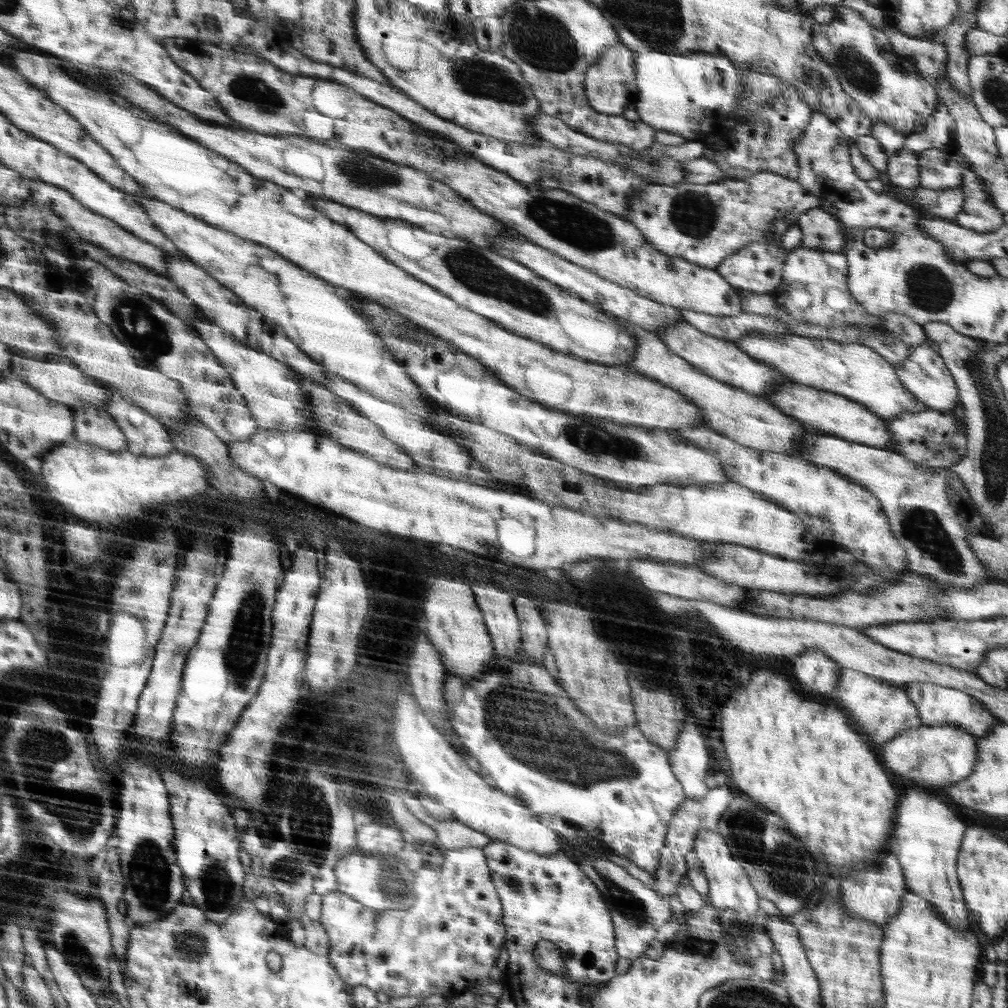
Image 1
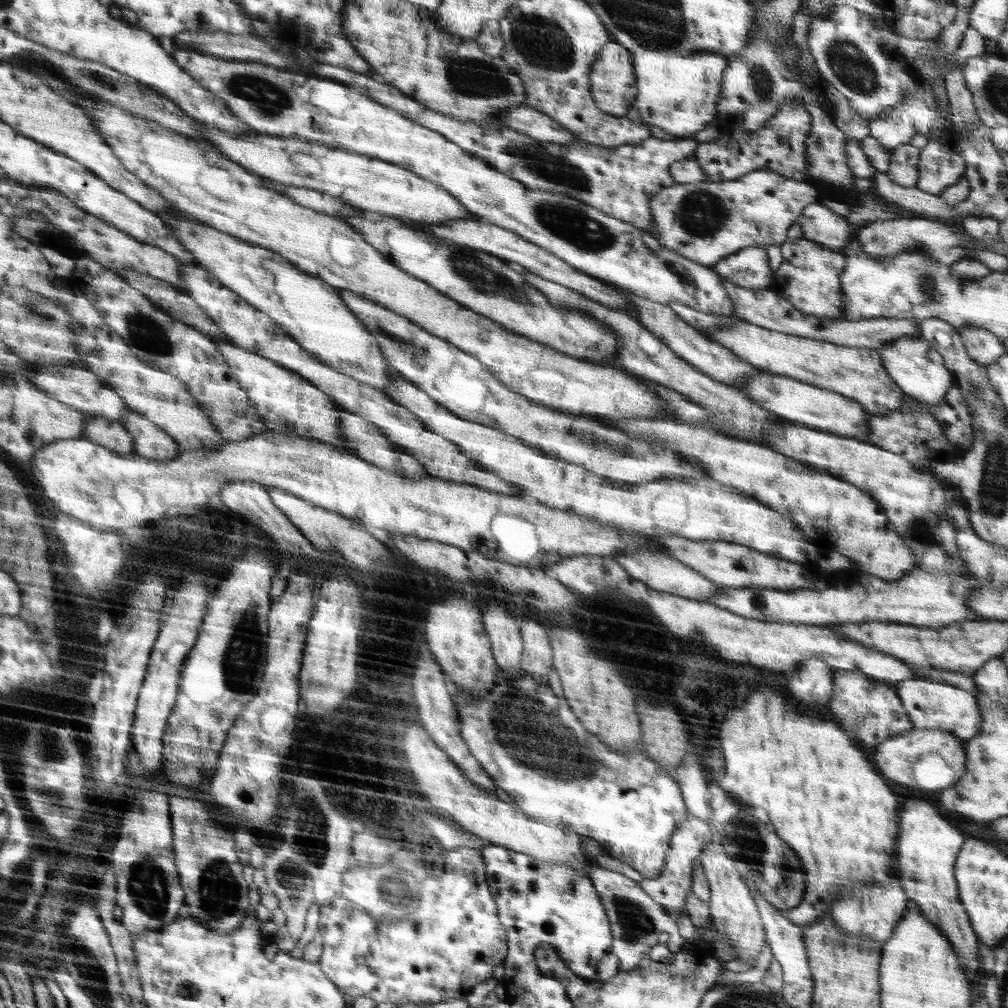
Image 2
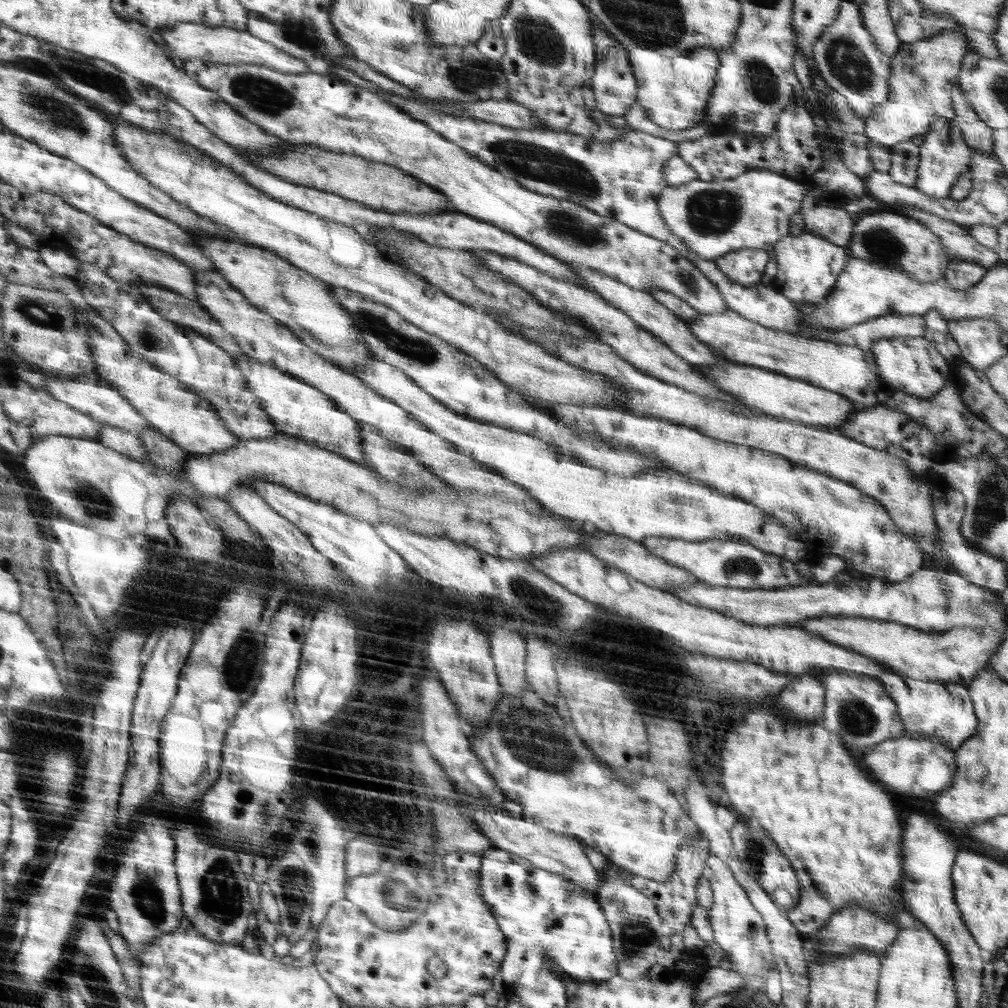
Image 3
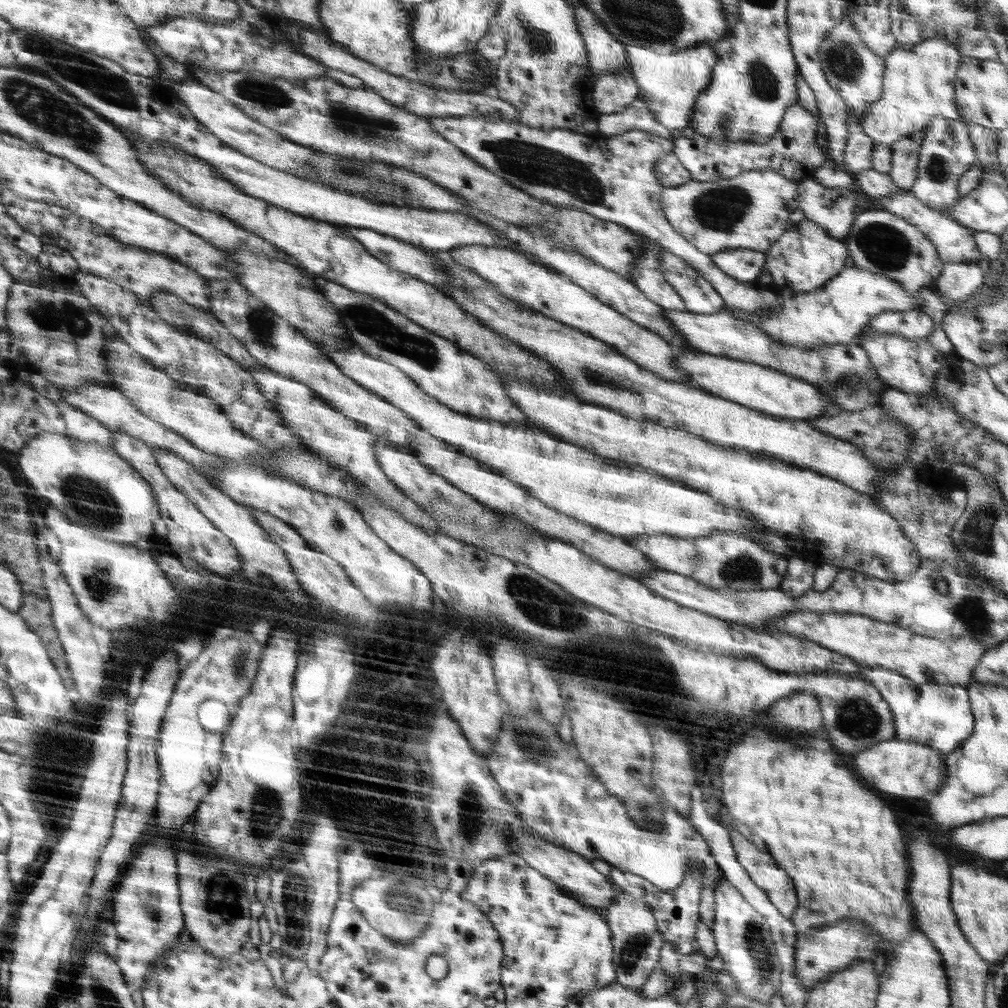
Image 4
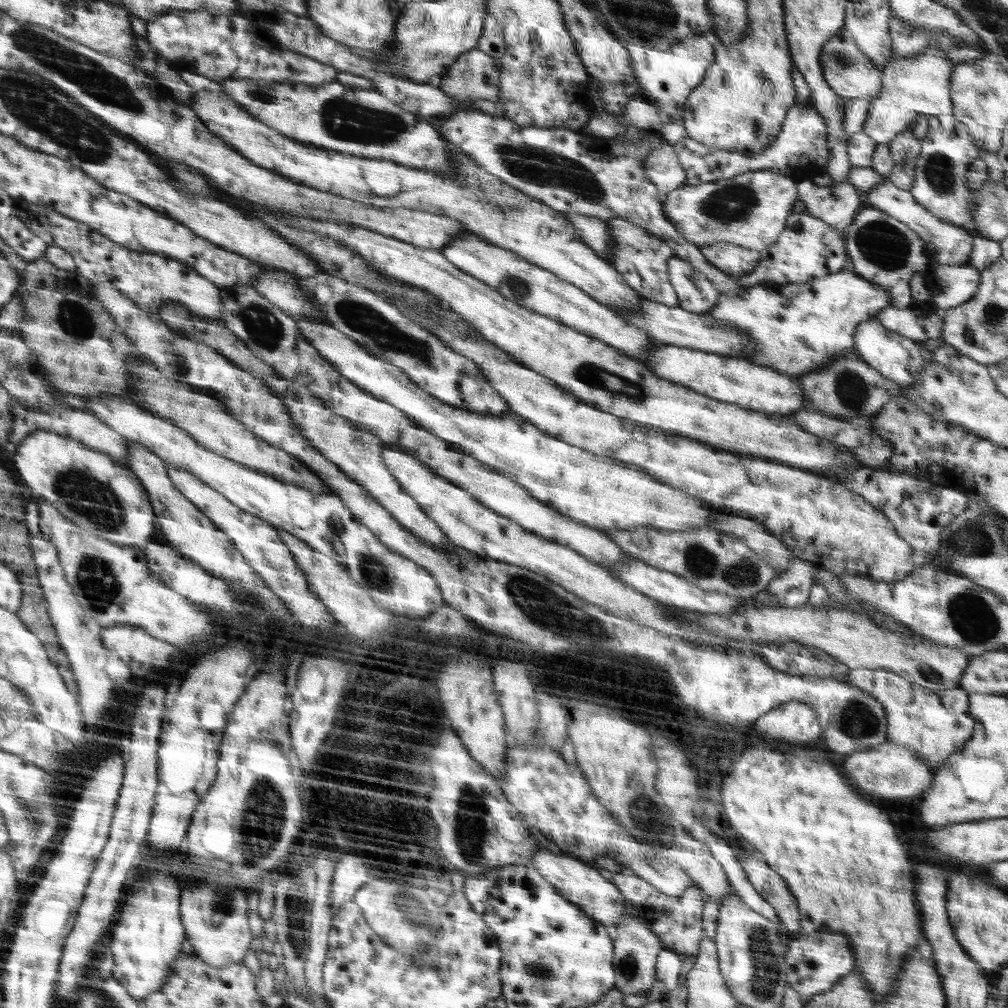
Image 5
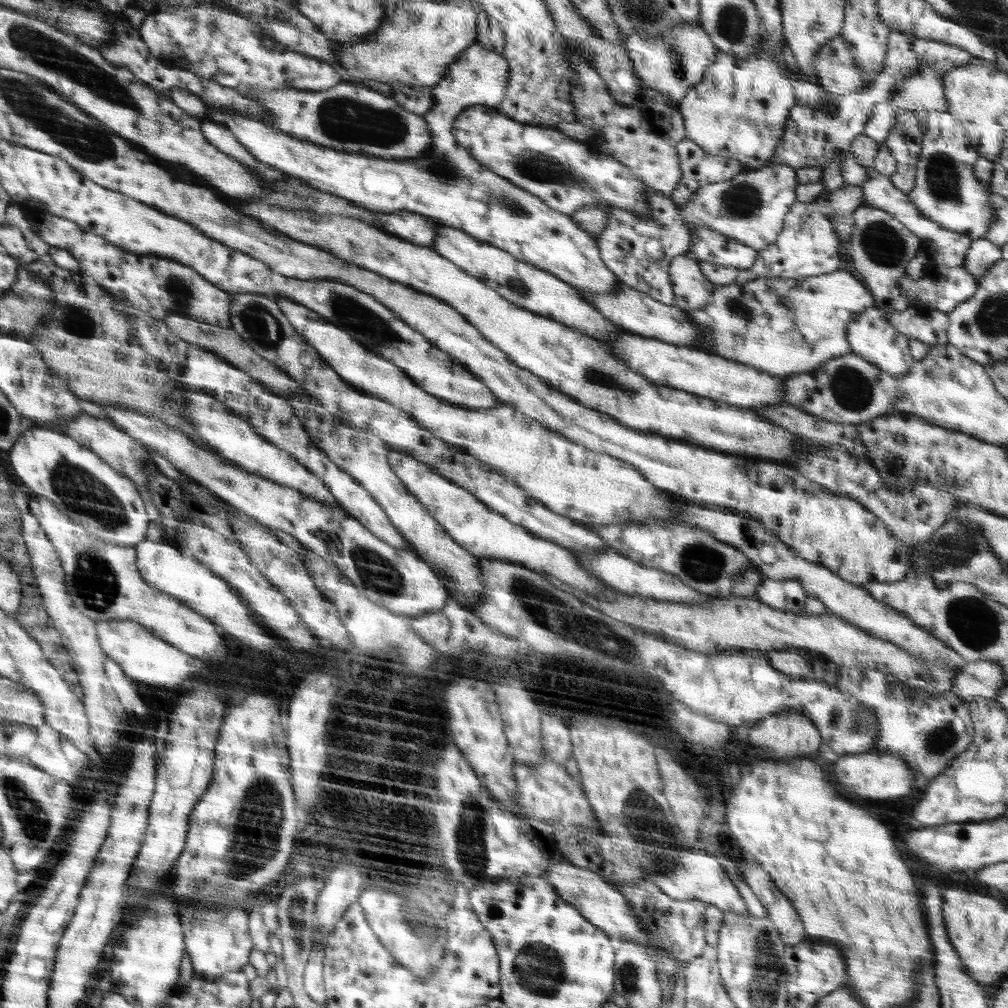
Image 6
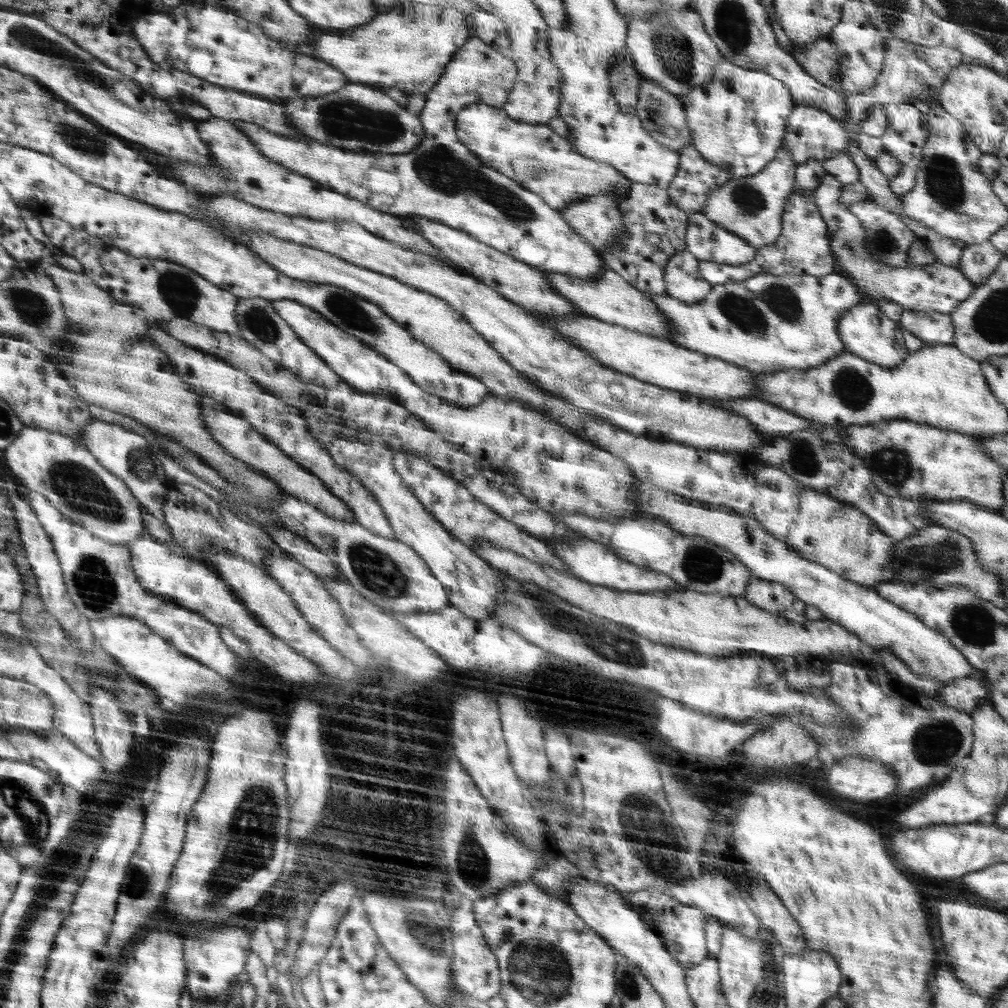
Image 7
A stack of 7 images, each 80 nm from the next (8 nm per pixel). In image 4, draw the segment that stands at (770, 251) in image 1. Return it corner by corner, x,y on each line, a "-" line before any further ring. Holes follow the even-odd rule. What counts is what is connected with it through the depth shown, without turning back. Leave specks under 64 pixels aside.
732,249
711,254
714,264
728,276
740,282
758,281
758,276
766,262
762,251

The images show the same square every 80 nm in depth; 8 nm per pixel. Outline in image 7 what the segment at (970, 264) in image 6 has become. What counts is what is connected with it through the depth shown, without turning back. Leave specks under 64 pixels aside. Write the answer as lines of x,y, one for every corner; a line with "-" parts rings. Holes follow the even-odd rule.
988,240
982,244
964,247
956,267
974,286
978,287
986,282
1003,257
1004,255

